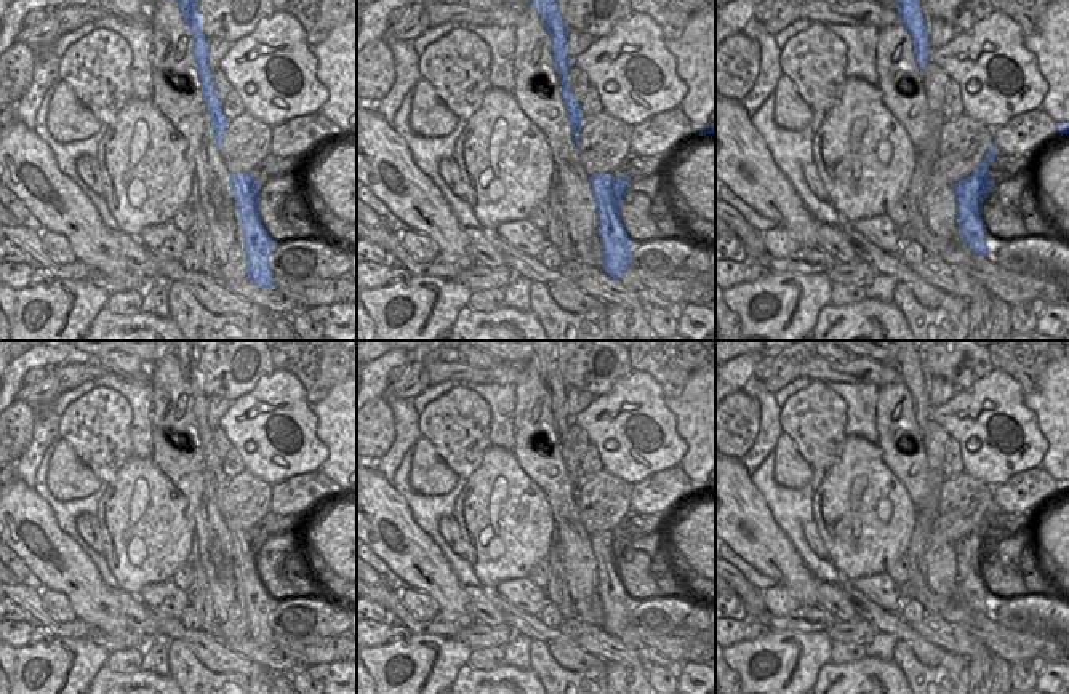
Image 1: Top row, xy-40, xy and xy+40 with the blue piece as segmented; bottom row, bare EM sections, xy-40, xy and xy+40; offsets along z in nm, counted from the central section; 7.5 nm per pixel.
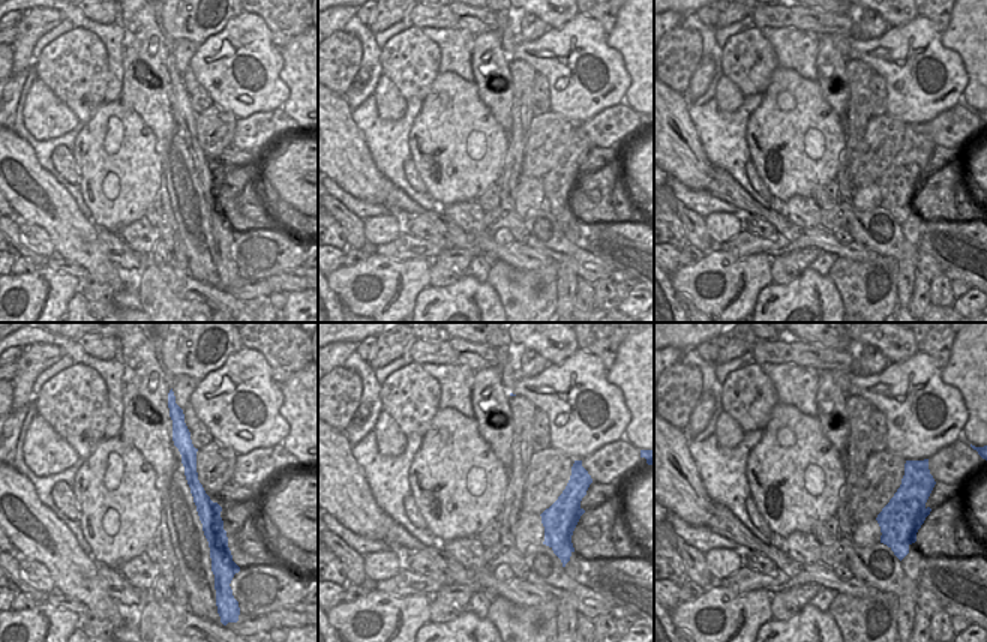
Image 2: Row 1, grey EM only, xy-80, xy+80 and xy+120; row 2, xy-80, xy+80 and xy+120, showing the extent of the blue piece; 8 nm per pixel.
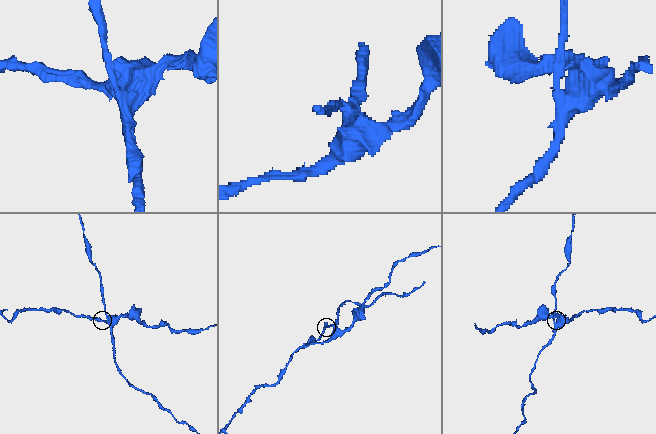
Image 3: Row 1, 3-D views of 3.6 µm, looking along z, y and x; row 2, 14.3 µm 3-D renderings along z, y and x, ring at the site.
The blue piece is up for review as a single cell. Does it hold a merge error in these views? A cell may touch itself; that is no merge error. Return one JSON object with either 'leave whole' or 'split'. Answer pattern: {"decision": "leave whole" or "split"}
{"decision": "split"}

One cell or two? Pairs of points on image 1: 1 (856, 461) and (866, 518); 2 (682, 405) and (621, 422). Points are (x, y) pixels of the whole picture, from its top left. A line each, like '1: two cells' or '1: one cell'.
1: one cell
2: two cells

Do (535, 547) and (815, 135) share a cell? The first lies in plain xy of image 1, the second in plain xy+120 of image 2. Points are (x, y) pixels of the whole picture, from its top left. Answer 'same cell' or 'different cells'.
same cell

